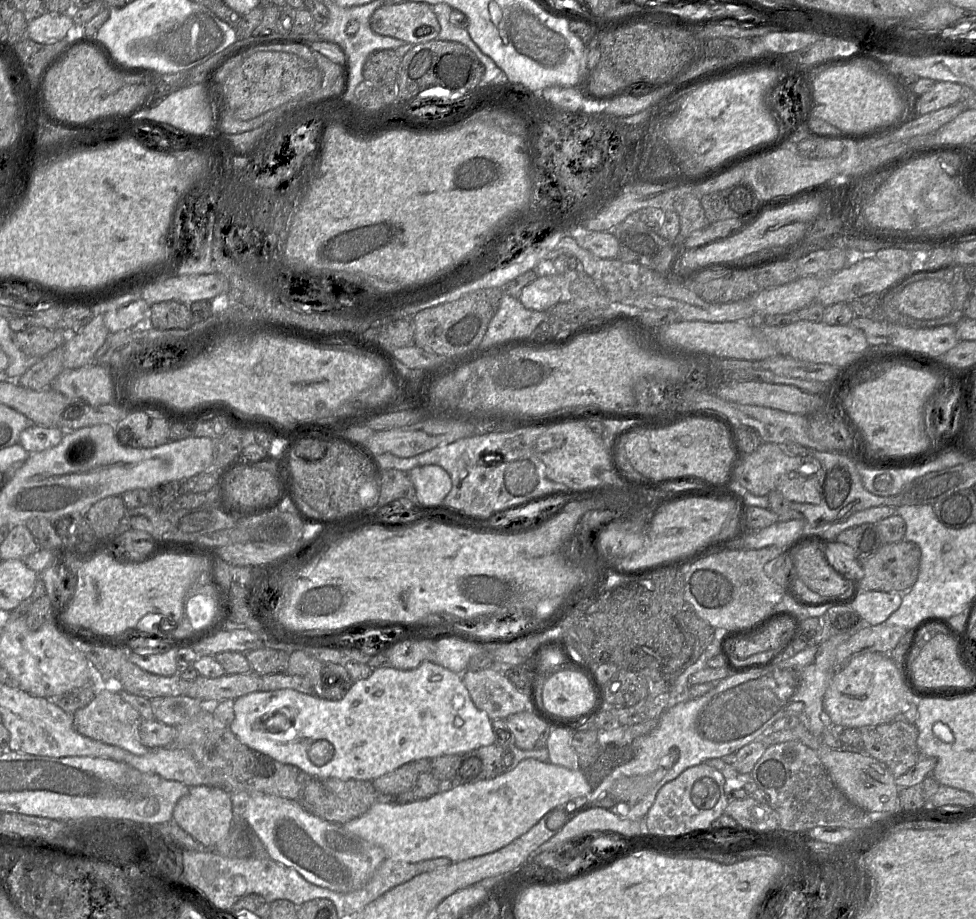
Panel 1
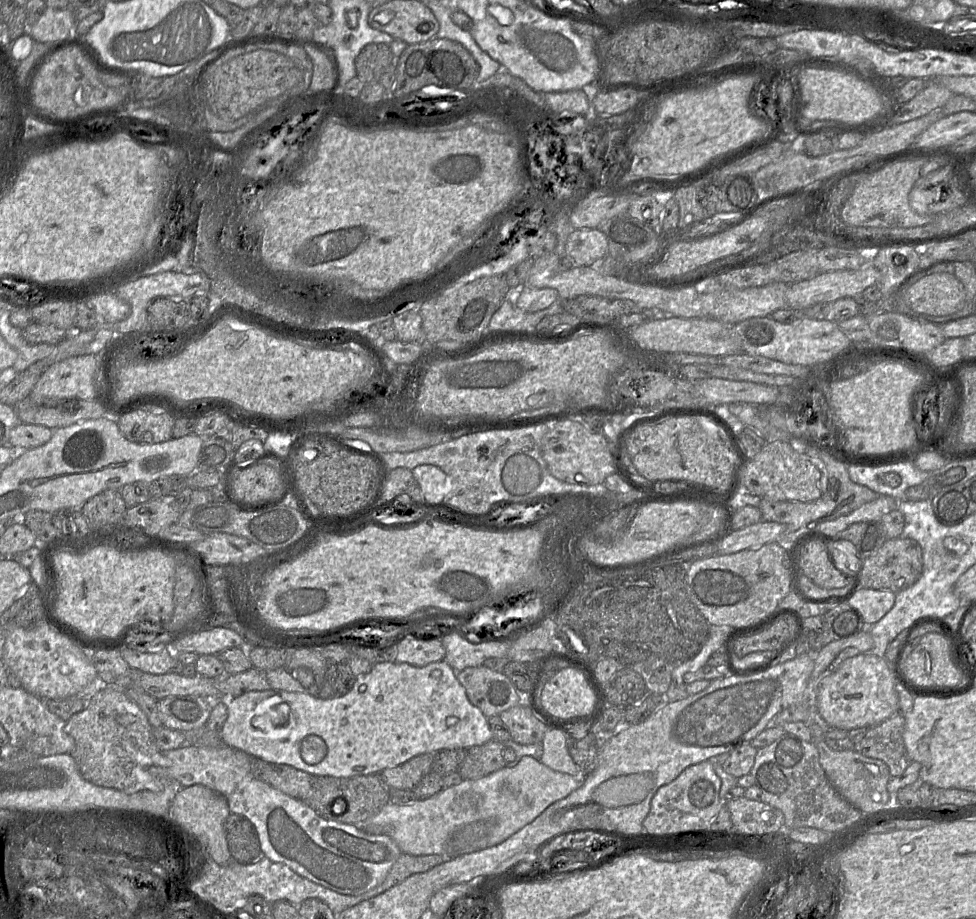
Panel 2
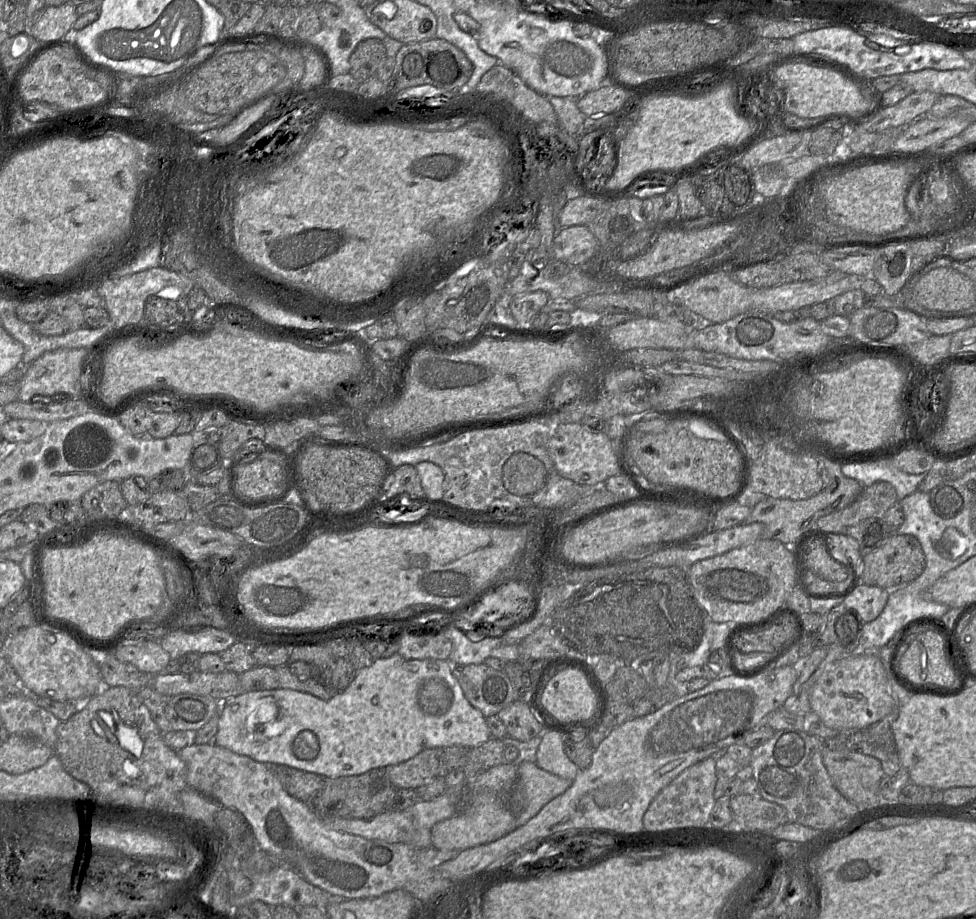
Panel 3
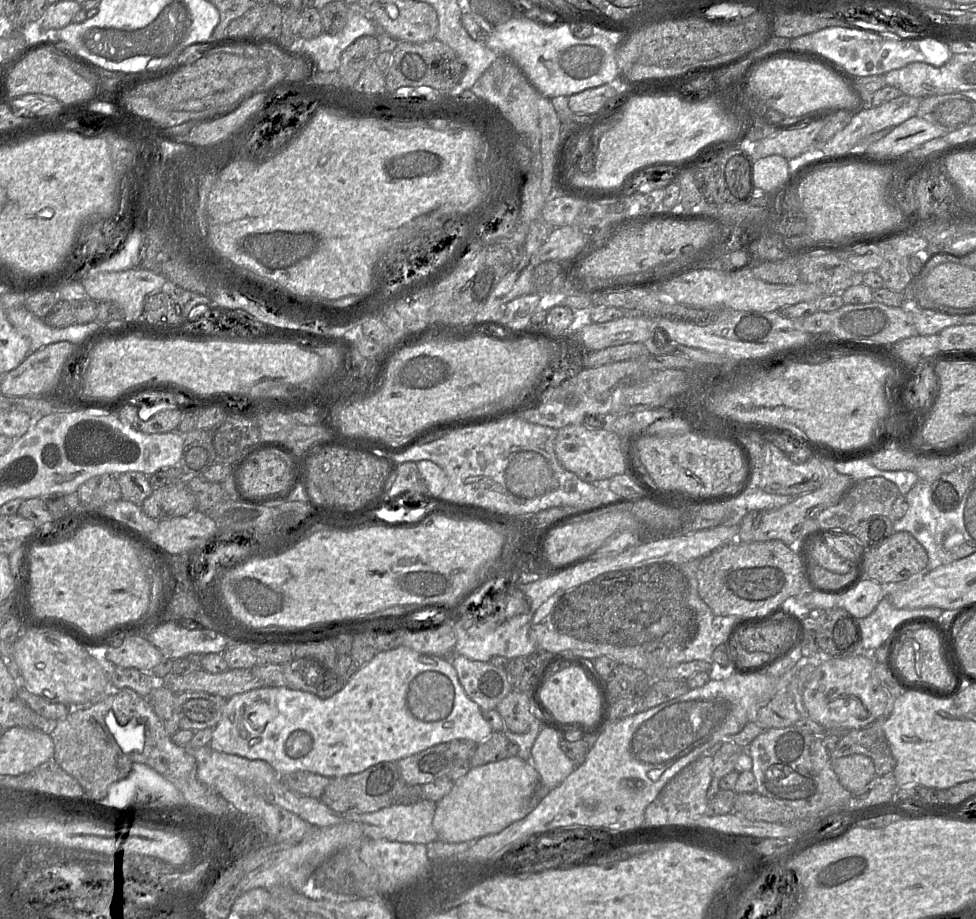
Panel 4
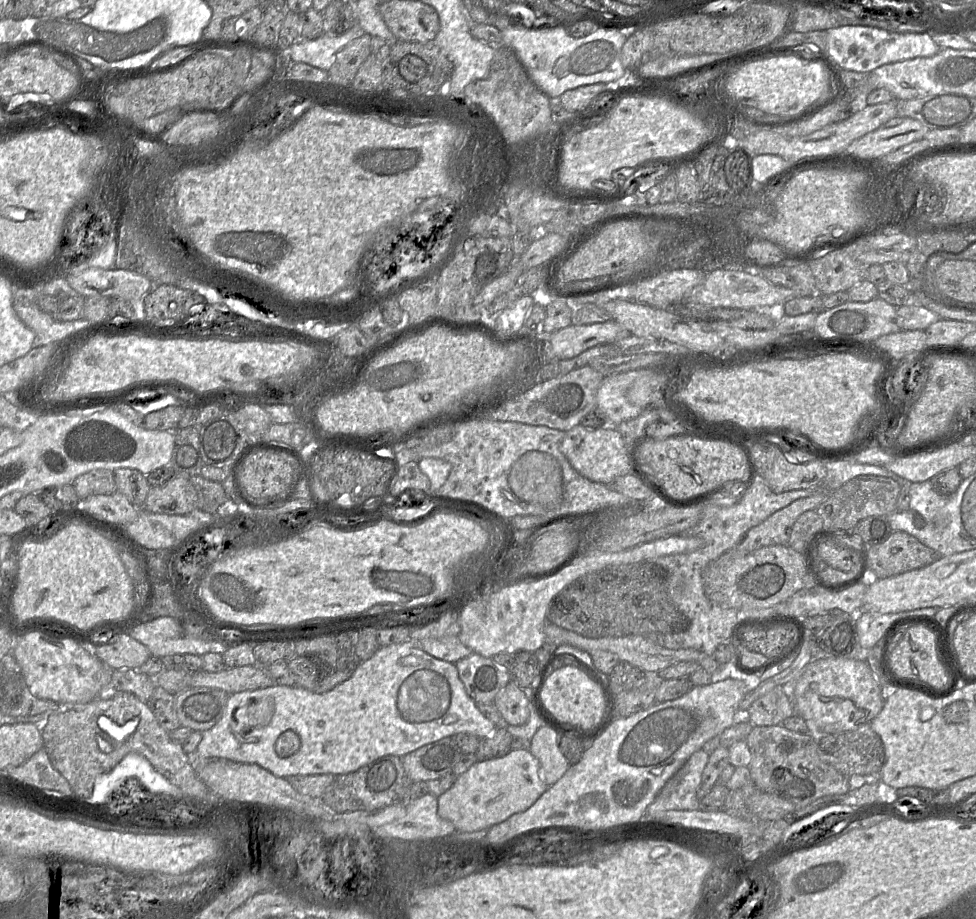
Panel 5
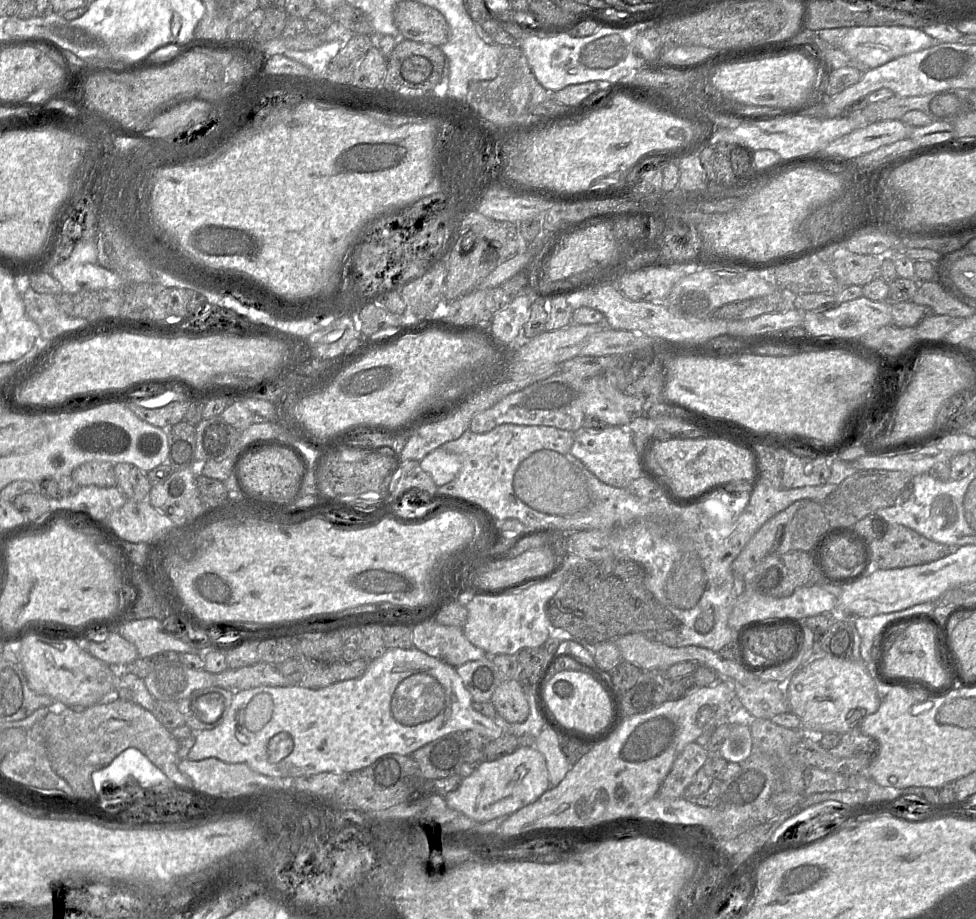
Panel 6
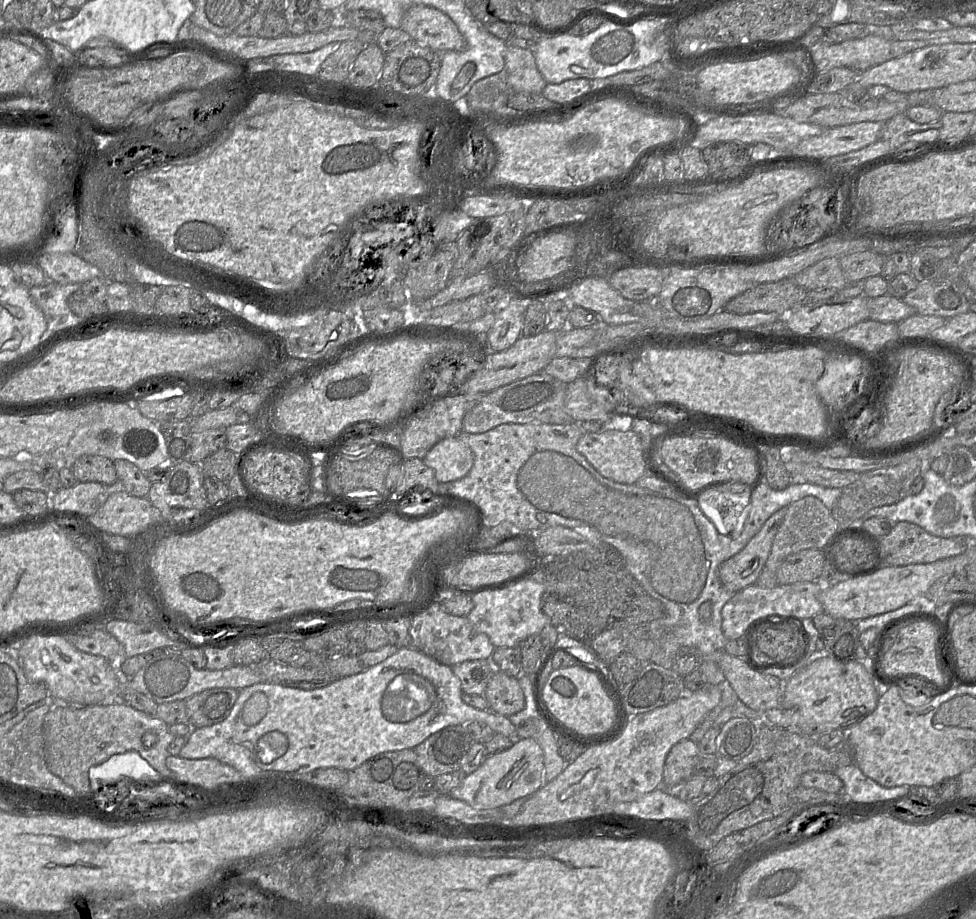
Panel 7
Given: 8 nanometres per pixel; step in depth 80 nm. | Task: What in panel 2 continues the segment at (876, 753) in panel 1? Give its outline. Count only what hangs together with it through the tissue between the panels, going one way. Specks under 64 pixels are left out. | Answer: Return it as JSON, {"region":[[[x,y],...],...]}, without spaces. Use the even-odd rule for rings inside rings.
{"region":[[[898,712],[867,729],[849,730],[853,750],[884,762],[891,777],[903,774],[912,762],[904,744],[905,716]]]}

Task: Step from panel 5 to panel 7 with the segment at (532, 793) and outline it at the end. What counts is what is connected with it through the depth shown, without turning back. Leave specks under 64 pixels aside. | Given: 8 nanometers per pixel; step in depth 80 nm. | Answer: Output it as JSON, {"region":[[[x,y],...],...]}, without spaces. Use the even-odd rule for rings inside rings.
{"region":[[[514,739],[514,744],[499,753],[489,755],[481,766],[467,775],[448,795],[476,809],[492,809],[530,796],[543,786],[544,756],[536,739]]]}

